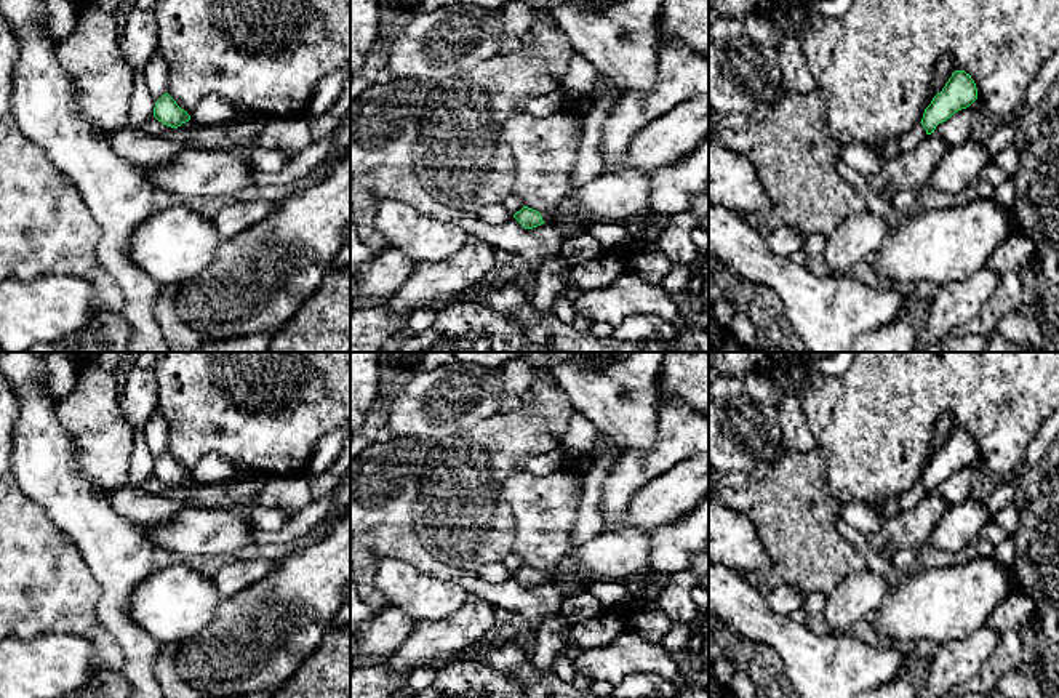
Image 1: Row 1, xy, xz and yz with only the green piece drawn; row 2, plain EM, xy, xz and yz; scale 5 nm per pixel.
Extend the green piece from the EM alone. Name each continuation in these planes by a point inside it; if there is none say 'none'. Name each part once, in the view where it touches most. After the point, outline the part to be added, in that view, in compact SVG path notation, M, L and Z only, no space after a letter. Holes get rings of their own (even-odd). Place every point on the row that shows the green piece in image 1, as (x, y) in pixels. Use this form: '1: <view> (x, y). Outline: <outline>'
1: xz (570, 204). Outline: M566 195L560 207L552 213L552 215L544 215L541 213L542 216L542 221L544 223L553 223L557 218L563 216L563 215L571 215L571 213L576 213L579 210L579 202L577 202L577 197L576 195Z

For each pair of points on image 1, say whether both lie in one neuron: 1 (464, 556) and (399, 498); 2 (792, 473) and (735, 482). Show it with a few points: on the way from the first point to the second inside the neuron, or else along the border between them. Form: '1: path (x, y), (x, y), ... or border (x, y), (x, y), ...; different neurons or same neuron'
1: border (424, 474), (413, 508), (413, 530), (421, 545); different neurons
2: border (751, 477), (744, 487), (725, 487); different neurons

